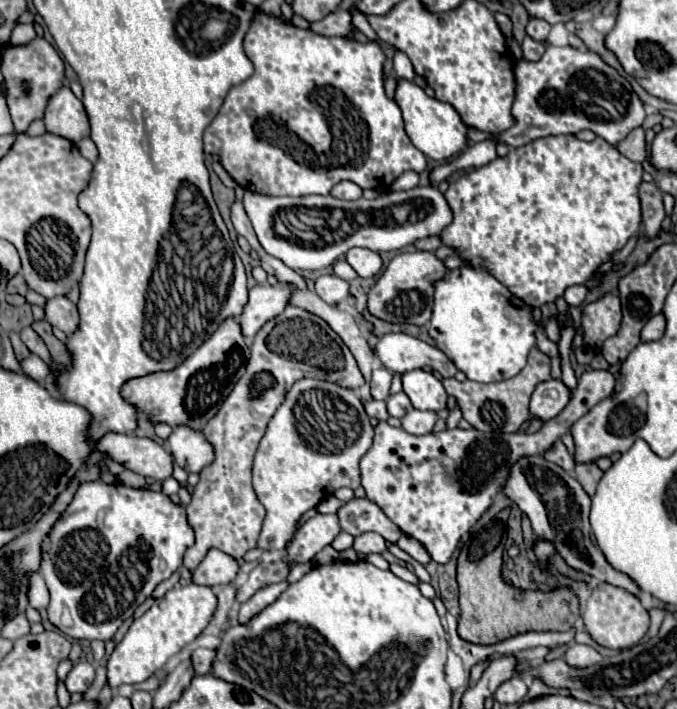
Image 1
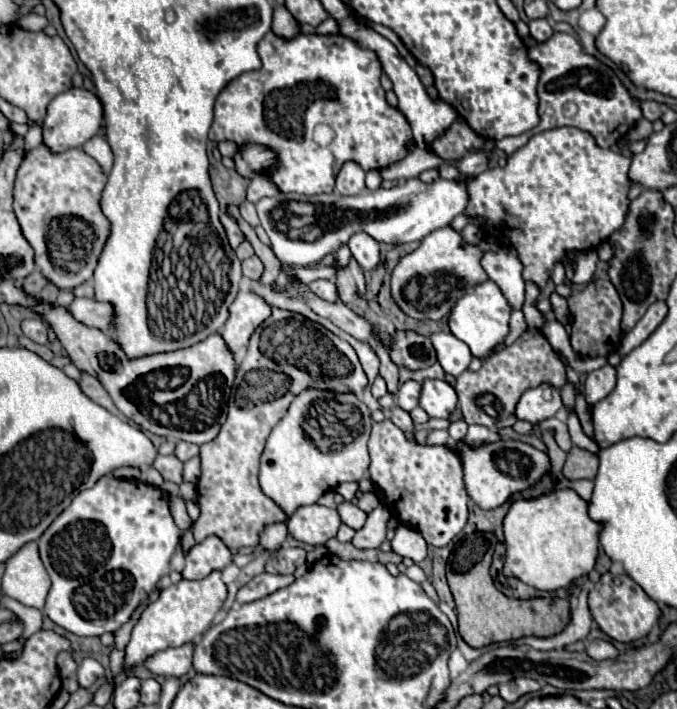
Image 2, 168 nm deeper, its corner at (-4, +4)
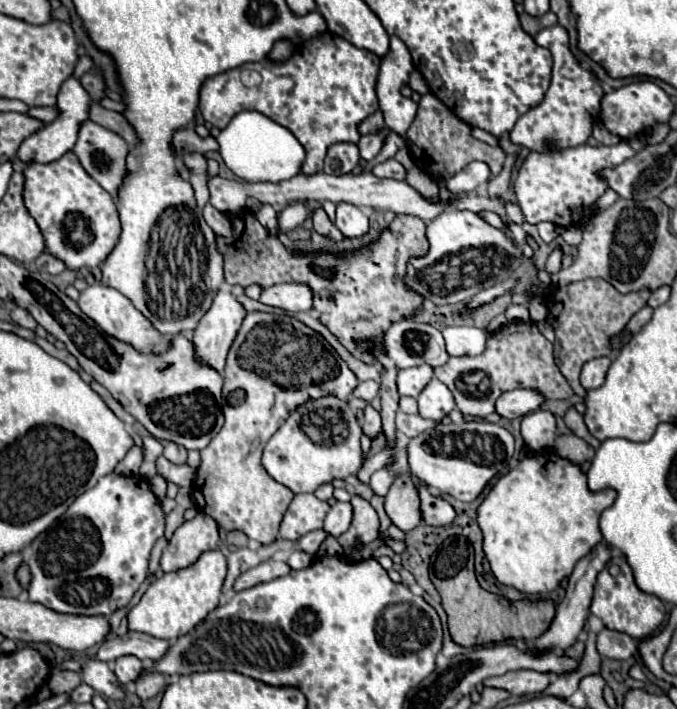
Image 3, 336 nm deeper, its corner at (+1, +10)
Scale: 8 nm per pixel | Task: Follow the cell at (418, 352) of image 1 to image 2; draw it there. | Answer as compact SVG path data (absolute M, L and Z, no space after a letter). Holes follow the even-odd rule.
M436 332L430 338L436 346L438 362L442 364L446 374L458 376L468 368L468 364L472 362L472 354L470 354L470 348L462 340L458 340L450 332Z

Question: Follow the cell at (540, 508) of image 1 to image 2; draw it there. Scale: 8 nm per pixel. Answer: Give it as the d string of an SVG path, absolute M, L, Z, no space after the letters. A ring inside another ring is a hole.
M502 438L496 442L480 444L476 448L468 446L464 440L458 440L458 442L448 442L448 448L460 456L466 494L482 510L492 510L504 504L514 492L532 486L550 470L550 460L544 452L518 440Z

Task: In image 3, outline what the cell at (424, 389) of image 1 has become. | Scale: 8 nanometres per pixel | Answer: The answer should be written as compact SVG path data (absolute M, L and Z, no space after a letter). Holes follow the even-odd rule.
M435 378L417 396L417 402L419 402L419 414L431 420L441 420L455 408L451 390L441 380Z

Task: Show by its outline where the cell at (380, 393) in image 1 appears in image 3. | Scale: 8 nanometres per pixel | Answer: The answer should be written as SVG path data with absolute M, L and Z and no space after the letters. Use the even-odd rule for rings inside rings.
M367 380L367 382L359 382L359 386L353 390L353 394L357 398L363 398L363 400L373 400L379 392L379 384L375 380Z

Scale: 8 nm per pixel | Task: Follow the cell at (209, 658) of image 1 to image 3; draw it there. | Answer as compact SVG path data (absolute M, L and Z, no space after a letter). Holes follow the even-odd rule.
M127 632L123 636L111 636L105 640L97 652L97 658L103 662L113 662L119 656L137 656L139 660L157 662L169 652L167 640L157 640L141 632Z

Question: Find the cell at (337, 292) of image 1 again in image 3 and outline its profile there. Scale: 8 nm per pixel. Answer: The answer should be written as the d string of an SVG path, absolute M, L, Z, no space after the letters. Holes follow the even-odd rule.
M299 282L275 284L263 290L259 300L263 304L277 306L289 312L307 312L313 306L313 290L307 284L299 284Z

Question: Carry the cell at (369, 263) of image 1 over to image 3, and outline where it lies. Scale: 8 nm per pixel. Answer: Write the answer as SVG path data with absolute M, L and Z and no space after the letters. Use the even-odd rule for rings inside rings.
M339 204L337 206L335 226L343 232L345 238L363 238L369 232L367 216L353 204Z

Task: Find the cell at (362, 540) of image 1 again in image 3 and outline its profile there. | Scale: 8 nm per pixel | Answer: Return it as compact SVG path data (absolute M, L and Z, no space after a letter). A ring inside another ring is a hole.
M353 496L351 504L353 504L353 522L349 530L337 538L337 542L343 548L353 546L357 540L369 544L379 538L379 518L377 518L375 508L359 496Z

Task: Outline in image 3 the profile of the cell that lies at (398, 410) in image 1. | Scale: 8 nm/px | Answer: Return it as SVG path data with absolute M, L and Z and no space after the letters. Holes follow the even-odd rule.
M427 364L399 370L399 376L397 376L397 390L399 390L401 396L417 398L431 378L433 378L433 368L427 366Z

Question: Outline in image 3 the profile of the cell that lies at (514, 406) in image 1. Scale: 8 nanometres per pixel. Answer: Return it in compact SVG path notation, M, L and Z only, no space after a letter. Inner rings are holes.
M535 322L507 324L487 340L487 348L479 356L449 358L447 364L433 370L435 376L453 392L457 408L475 418L485 418L495 412L495 400L515 388L539 390L547 400L573 396L571 386L563 380L553 356L553 344L537 330Z

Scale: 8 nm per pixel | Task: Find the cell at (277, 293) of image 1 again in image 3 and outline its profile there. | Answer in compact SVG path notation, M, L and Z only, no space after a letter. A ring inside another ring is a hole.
M227 288L219 290L213 298L213 306L201 318L193 334L197 358L207 362L215 370L223 372L227 352L245 316L247 316L247 310L243 308L243 304L239 304L239 300L231 294L231 290Z

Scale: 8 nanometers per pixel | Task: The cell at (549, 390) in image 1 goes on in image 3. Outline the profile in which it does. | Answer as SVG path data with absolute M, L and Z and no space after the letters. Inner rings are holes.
M517 388L499 396L495 410L503 418L519 418L525 416L527 412L535 412L535 408L541 408L543 402L545 400L541 392L535 392L531 388Z

